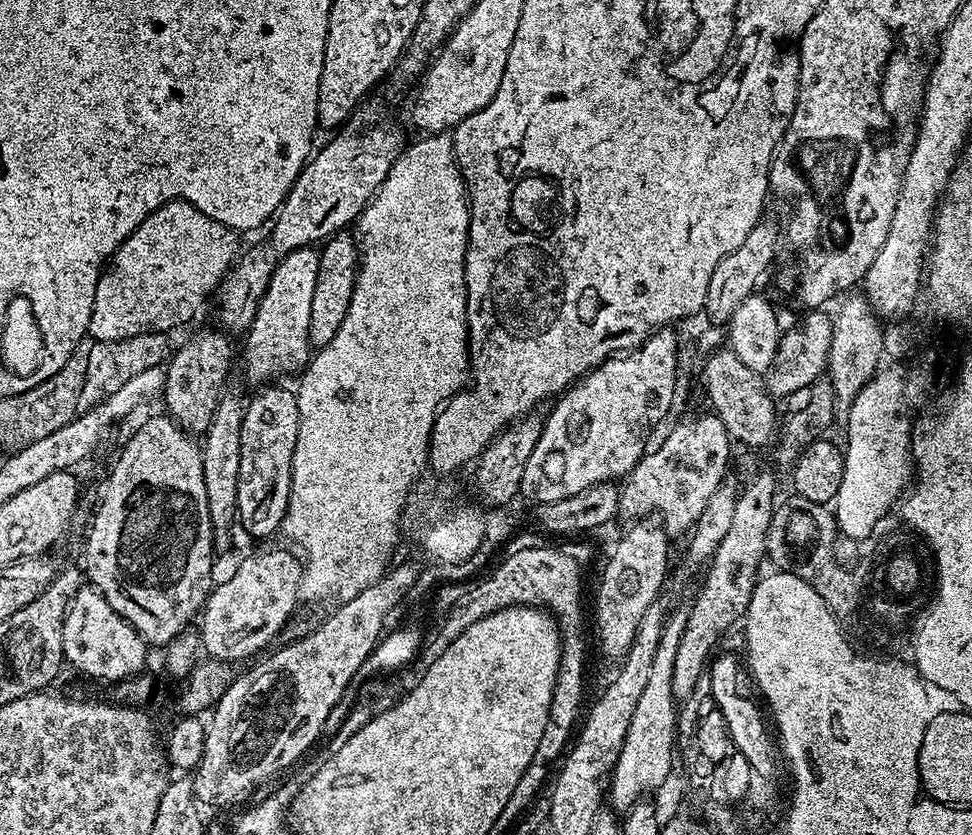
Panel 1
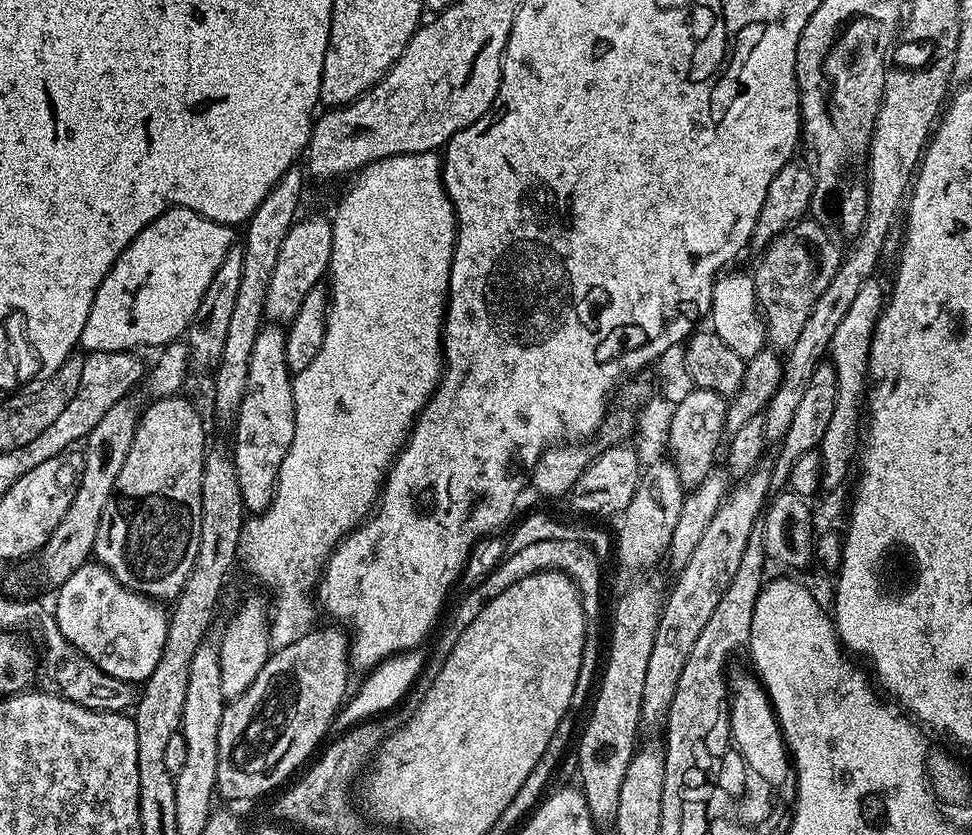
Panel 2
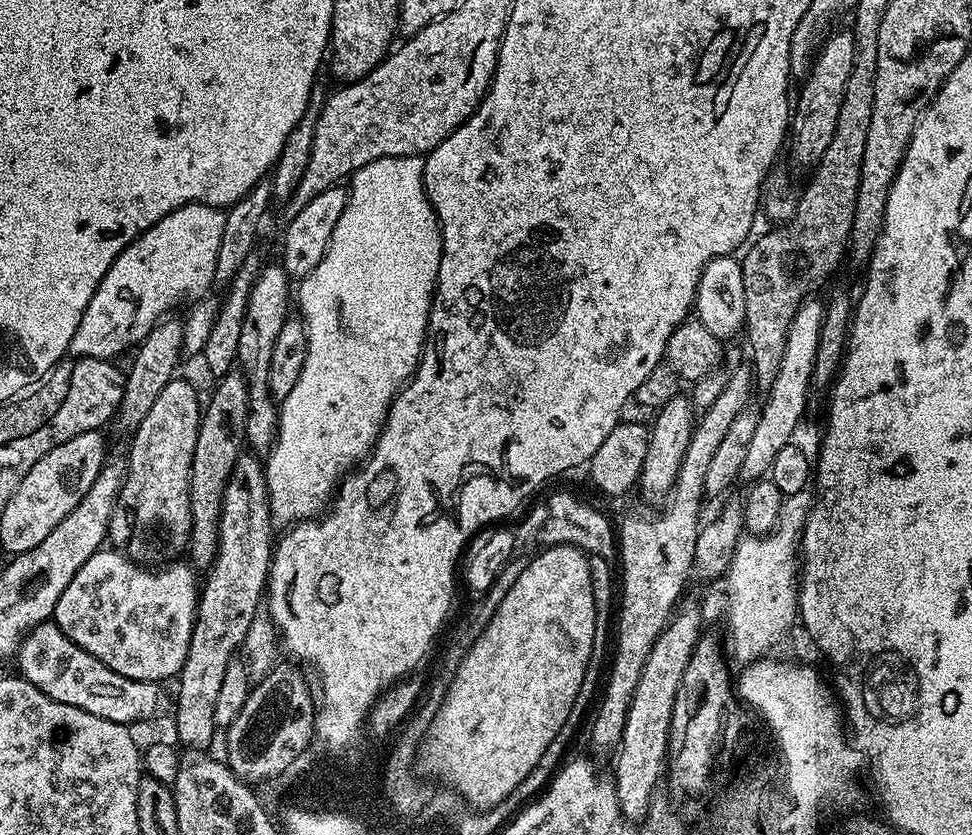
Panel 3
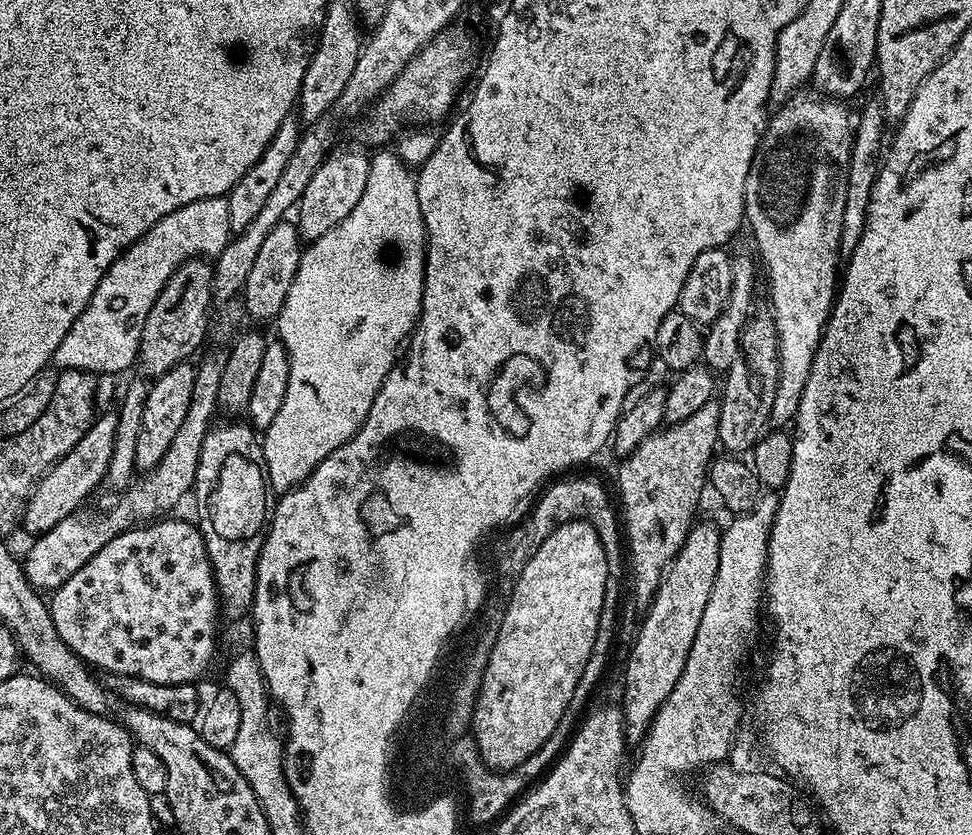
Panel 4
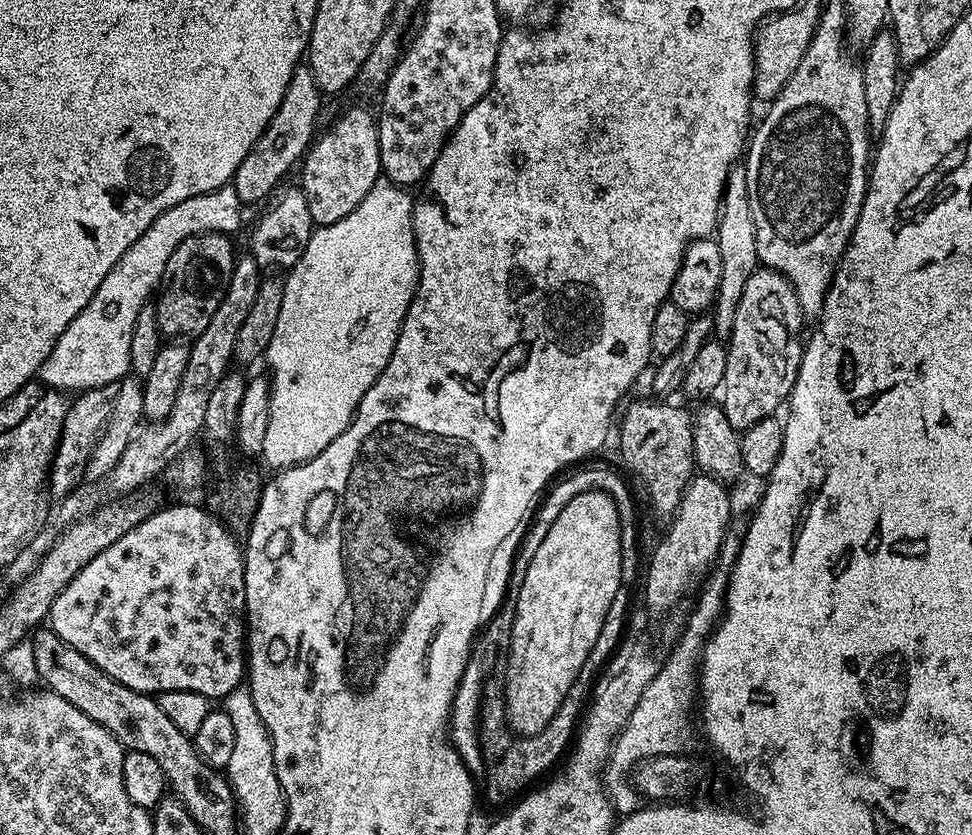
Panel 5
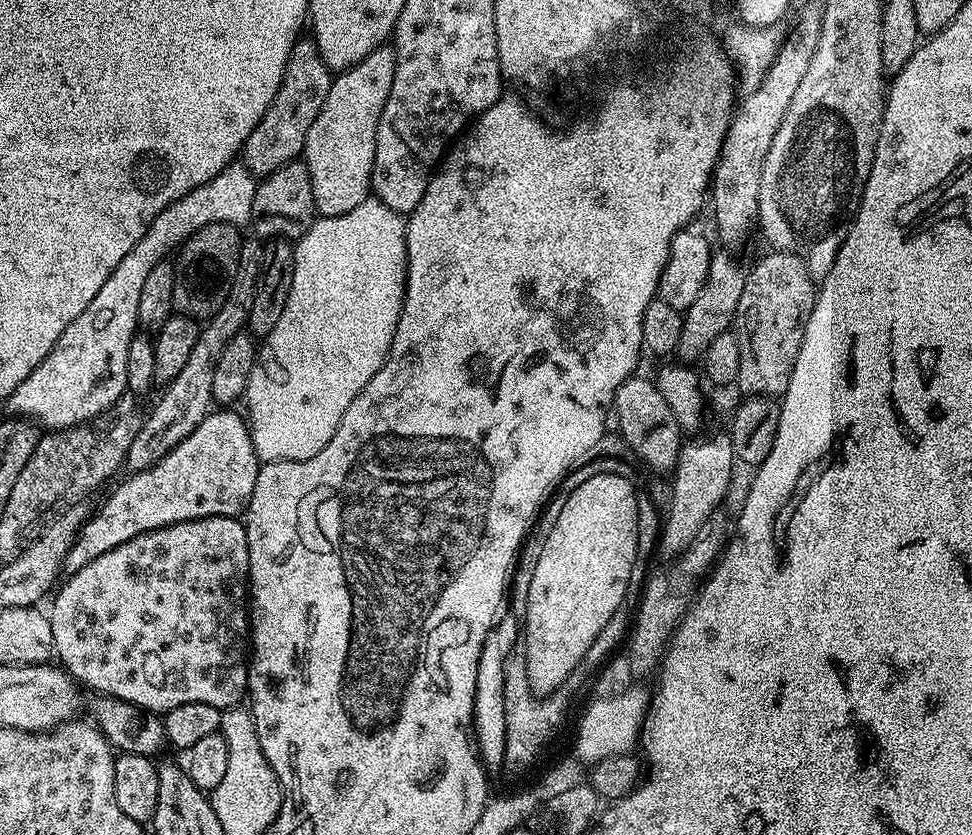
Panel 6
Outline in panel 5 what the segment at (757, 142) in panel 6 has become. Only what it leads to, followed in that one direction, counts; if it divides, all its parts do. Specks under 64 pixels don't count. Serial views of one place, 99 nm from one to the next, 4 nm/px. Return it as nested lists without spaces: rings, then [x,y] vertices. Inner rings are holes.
[[[733,167],[724,187],[724,197],[720,199],[720,216],[716,220],[714,239],[718,254],[722,254],[722,278],[716,291],[716,303],[711,309],[712,327],[715,335],[727,338],[734,326],[734,314],[738,310],[738,298],[746,290],[750,274],[754,274],[760,264],[758,242],[754,238],[754,218],[750,214],[750,202],[746,194],[746,174],[743,167]]]

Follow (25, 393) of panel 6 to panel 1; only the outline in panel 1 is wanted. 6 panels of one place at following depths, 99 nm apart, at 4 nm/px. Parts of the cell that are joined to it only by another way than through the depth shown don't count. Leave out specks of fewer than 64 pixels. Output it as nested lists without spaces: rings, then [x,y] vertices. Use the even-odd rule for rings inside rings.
[[[171,200],[169,204],[154,210],[120,243],[120,248],[100,273],[88,336],[93,341],[121,340],[147,332],[168,334],[171,328],[190,323],[196,311],[203,306],[204,299],[219,289],[220,281],[237,259],[236,239],[238,236],[233,229],[202,214],[202,210],[185,200]]]

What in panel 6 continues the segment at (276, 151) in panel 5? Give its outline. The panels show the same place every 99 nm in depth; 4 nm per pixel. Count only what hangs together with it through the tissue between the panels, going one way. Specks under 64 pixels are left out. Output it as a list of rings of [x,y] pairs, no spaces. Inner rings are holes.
[[[297,40],[294,50],[290,50],[286,74],[282,74],[282,86],[278,86],[274,102],[270,102],[266,114],[262,114],[258,126],[254,126],[242,149],[242,163],[253,177],[263,178],[274,174],[274,170],[286,166],[303,153],[306,134],[310,134],[310,126],[314,126],[314,118],[318,118],[322,102],[326,102],[326,94],[330,94],[333,79],[326,62],[322,62],[322,54],[318,54],[315,40]]]

